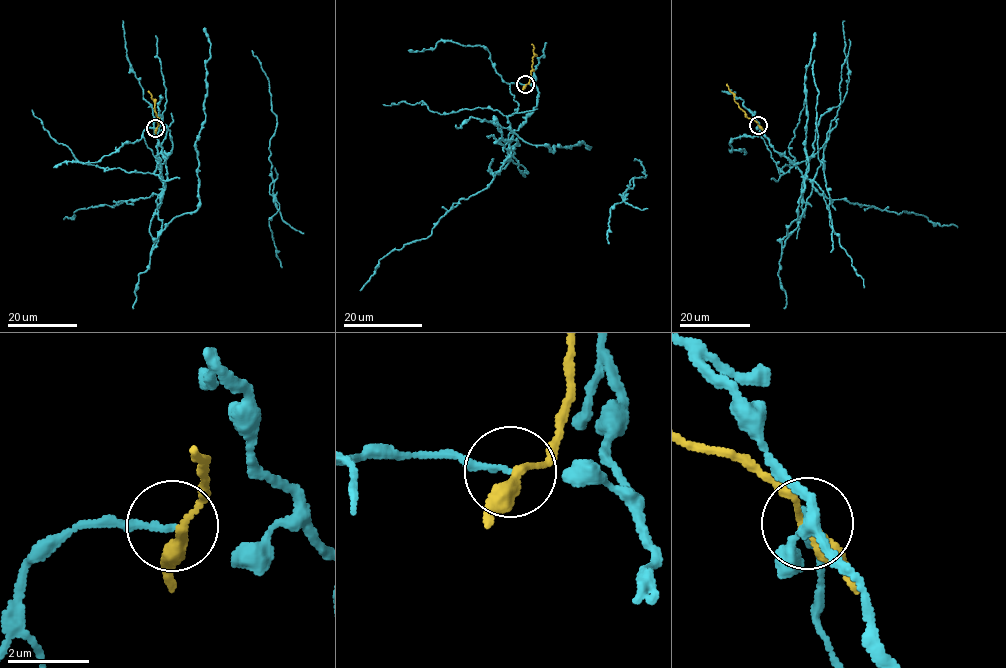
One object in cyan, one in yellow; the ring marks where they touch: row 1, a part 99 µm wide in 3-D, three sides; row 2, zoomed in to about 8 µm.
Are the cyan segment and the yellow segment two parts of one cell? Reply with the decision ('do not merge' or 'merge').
do not merge

